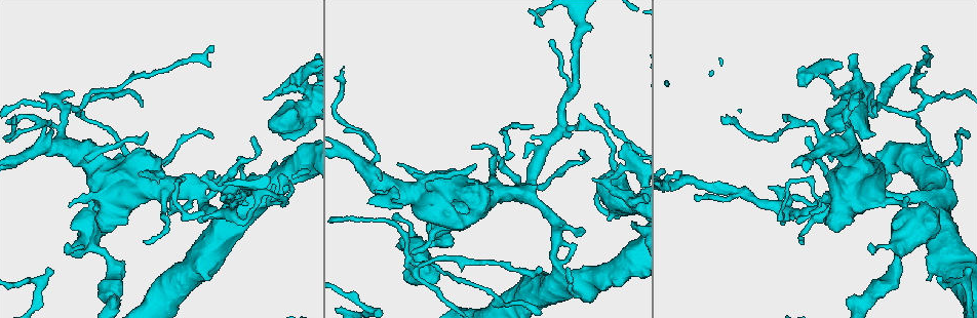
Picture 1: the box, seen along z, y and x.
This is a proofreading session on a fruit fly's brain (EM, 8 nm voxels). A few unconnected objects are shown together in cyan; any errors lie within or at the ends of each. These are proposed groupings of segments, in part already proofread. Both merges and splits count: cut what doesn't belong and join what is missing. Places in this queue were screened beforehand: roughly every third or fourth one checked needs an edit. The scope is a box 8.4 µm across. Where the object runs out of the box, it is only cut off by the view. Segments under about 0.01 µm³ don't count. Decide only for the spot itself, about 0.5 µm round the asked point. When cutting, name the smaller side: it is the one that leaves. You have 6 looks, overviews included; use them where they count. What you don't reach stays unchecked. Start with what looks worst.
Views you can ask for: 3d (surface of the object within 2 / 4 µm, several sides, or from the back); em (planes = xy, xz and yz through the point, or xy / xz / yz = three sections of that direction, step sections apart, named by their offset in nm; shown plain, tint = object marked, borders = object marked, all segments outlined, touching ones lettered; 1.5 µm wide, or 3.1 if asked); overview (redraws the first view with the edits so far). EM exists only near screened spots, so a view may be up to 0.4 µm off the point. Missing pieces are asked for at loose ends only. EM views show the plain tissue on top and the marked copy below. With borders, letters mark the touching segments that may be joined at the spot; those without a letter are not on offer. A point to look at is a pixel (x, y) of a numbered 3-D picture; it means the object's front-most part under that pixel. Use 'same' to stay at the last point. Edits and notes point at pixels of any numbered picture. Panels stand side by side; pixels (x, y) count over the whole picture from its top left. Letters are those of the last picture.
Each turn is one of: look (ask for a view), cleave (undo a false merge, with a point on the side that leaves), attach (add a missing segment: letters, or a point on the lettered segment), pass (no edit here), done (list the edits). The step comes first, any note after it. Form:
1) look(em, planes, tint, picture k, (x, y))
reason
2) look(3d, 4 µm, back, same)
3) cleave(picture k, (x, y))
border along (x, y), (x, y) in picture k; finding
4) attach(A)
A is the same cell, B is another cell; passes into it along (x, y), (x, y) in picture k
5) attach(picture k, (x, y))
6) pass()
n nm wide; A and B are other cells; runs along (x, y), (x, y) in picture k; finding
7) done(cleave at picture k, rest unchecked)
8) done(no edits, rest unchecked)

look(em, planes, tint, picture 1, (632, 203))
thick turns thin

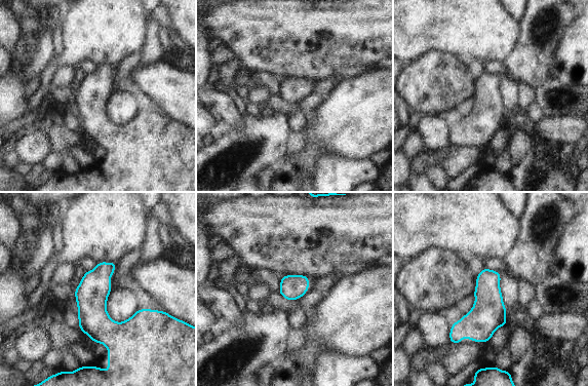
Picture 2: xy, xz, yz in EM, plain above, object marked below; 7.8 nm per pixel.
look(em, planes, borders, same)

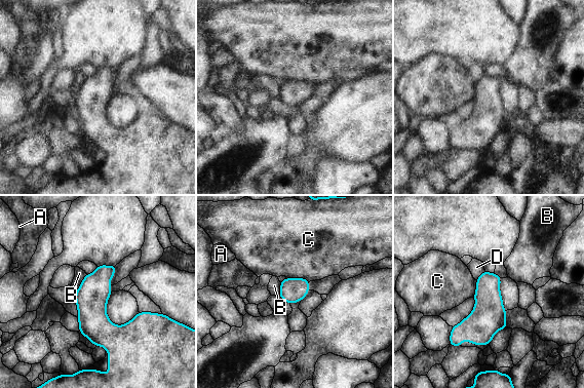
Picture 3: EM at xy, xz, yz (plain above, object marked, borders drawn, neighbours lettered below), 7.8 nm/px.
pass()
A, B, C and D are other cells; border along (280, 282), (278, 296) in picture 3; continuous, no second neuron

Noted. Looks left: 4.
look(3d, 4 µm, picture 1, (540, 270))
long arm stops here

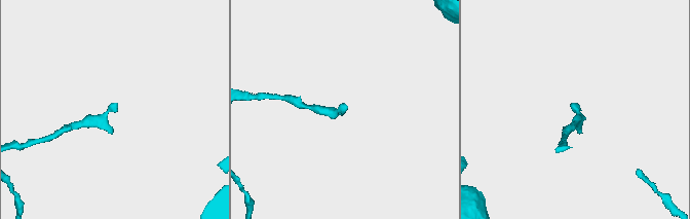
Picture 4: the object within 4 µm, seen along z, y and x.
look(em, yz, step 8, tint, picture 4, (572, 103))

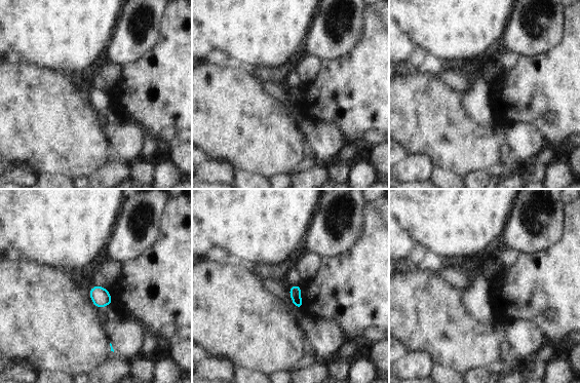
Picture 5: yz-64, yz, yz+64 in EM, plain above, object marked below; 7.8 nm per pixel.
look(em, planes, borders, same)
another direction

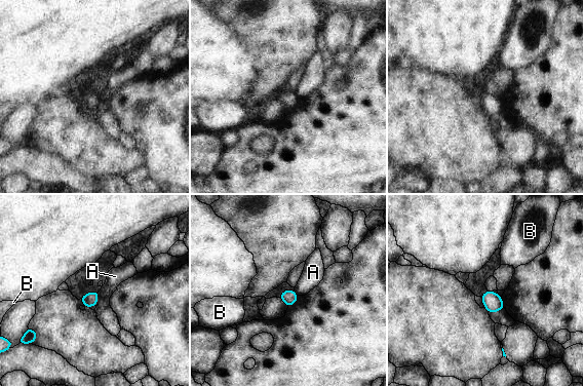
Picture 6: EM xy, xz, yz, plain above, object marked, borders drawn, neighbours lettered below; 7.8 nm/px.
pass()
110 nm wide; A and B are other cells; border along (99, 292), (95, 306) in picture 6; no lettered segment goes on from it

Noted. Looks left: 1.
done(no edits, rest unchecked)

